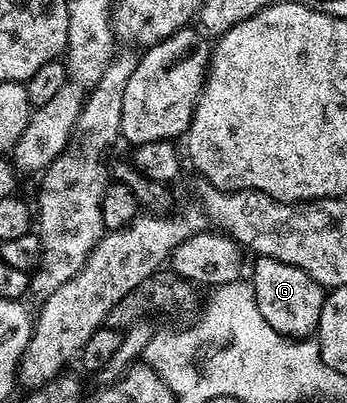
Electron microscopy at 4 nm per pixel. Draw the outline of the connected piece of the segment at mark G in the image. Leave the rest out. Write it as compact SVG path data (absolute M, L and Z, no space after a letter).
M257 256L252 267L250 282L256 293L256 305L263 314L264 321L276 332L290 339L311 338L317 330L320 310L326 296L325 288L313 281L310 274L287 262L272 257Z

